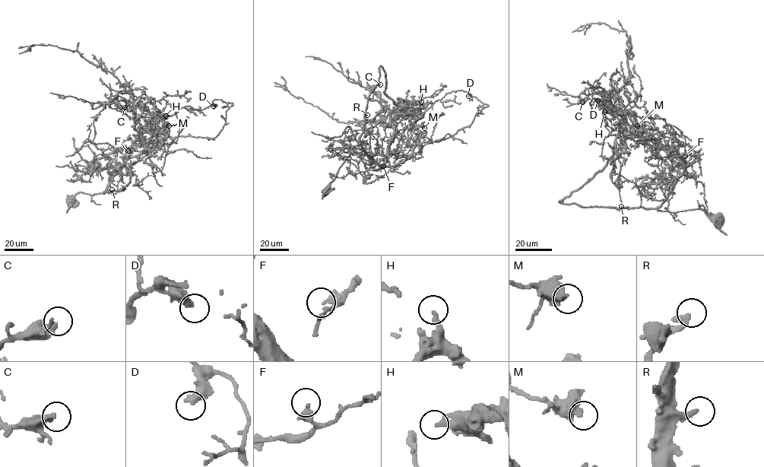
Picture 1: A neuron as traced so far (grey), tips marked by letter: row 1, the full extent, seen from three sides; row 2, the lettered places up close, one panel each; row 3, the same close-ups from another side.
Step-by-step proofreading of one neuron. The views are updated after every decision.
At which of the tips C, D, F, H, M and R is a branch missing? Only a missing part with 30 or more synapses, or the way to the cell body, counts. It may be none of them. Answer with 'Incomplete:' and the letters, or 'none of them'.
Incomplete: C

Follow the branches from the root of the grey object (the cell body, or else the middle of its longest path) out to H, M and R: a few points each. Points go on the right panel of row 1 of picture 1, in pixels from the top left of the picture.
H: (716, 218), (701, 209), (657, 210), (683, 164), (641, 137), (627, 138), (621, 146), (623, 118), (604, 112)
M: (716, 218), (701, 209), (657, 210), (683, 165), (642, 135), (644, 122), (631, 112), (637, 125)
R: (716, 218), (709, 217), (701, 209), (671, 212), (621, 206)

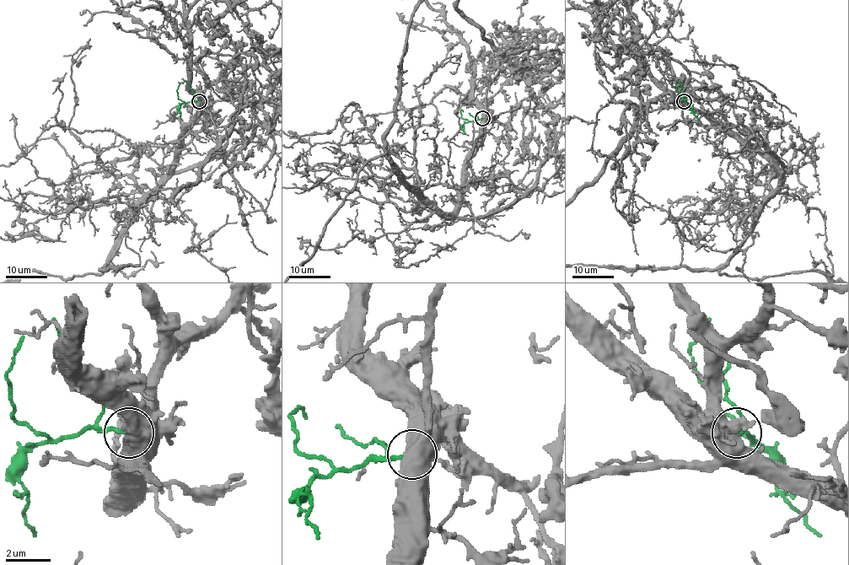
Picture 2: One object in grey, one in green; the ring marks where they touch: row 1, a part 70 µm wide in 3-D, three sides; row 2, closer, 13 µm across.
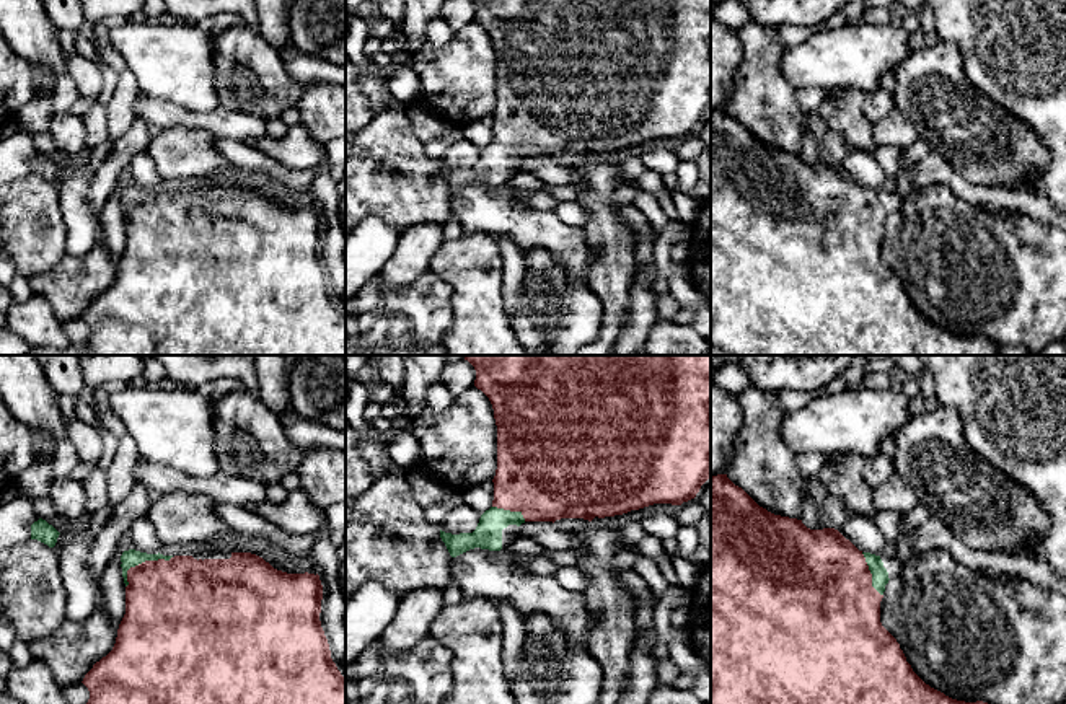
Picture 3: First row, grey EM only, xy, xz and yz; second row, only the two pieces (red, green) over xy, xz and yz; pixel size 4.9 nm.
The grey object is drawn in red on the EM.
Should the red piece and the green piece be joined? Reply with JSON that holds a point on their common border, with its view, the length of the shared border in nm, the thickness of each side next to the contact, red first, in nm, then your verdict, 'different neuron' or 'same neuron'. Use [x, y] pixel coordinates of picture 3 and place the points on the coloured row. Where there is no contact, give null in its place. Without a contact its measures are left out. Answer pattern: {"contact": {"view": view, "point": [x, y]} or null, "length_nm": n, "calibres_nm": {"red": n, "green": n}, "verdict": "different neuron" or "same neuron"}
{"contact": {"view": "xy", "point": [142, 563]}, "length_nm": 280, "calibres_nm": {"red": 440, "green": 90}, "verdict": "same neuron"}

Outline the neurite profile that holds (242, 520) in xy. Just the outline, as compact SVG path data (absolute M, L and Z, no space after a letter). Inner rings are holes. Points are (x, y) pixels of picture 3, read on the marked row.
M217 504L215 512L233 531L253 541L266 541L282 548L297 557L308 557L319 536L318 531L308 535L289 533L262 517L231 504Z

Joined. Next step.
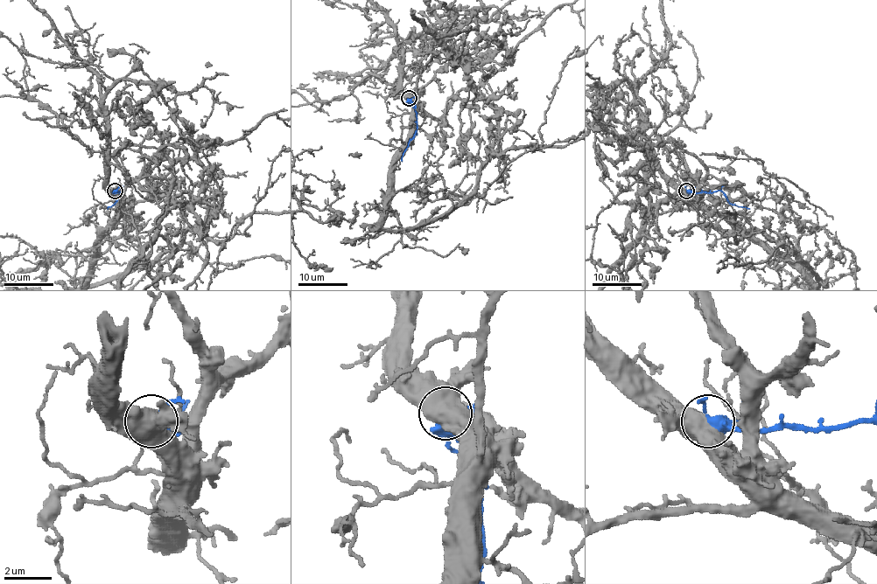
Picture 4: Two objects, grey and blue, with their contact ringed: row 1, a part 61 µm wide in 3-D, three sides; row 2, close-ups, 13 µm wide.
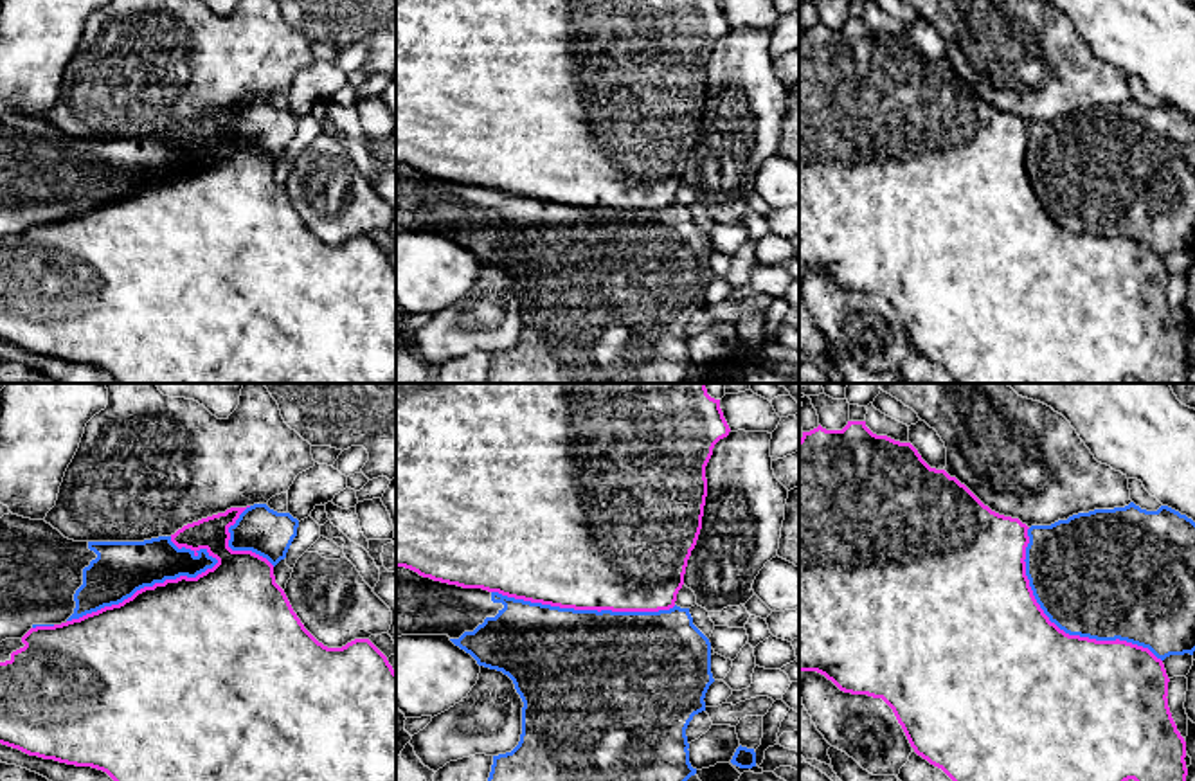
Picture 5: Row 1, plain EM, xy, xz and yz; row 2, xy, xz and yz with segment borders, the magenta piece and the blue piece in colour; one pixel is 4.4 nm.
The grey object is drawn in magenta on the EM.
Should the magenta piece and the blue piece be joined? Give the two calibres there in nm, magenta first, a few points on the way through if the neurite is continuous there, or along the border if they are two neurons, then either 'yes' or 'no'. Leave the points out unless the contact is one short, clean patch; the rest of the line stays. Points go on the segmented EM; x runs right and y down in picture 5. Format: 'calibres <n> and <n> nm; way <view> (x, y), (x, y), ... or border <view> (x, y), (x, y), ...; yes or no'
calibres 480 and 240 nm; no

